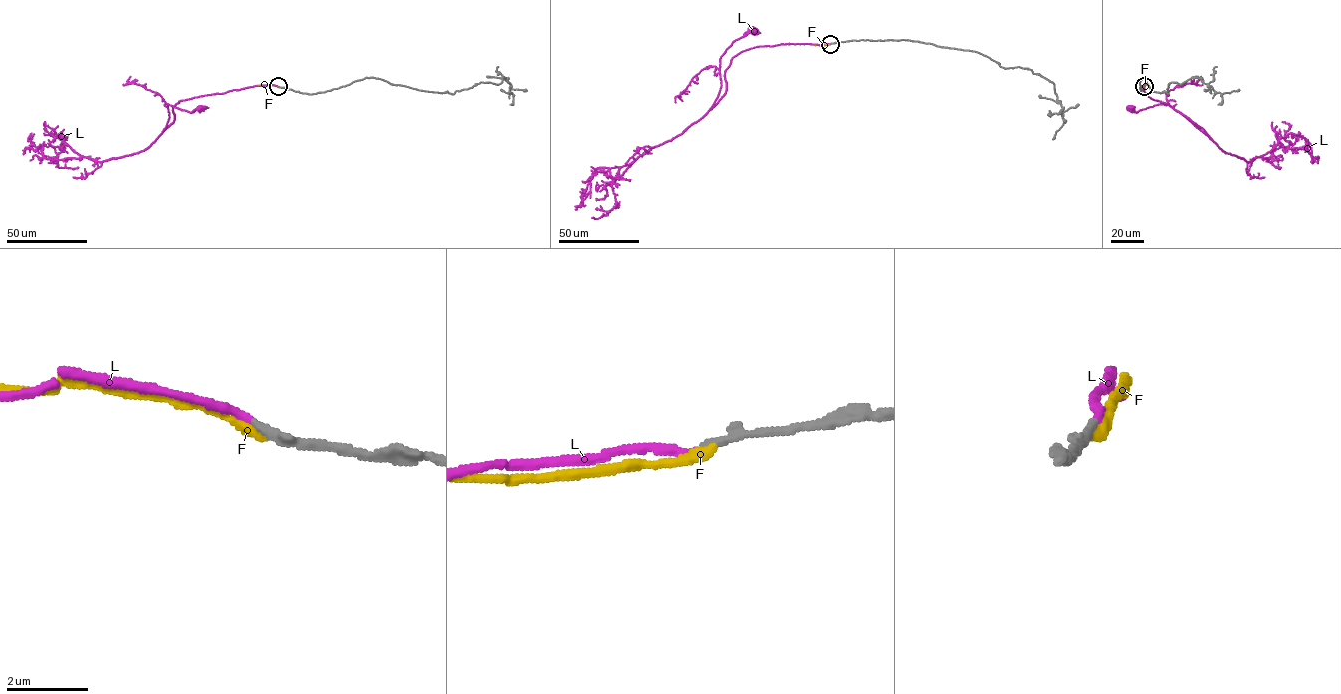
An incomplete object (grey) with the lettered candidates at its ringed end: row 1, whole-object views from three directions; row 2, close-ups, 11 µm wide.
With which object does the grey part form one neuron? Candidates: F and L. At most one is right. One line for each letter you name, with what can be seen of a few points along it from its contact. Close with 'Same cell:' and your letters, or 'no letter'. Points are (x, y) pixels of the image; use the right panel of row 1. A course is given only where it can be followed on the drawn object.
L: via (1144, 86), (1151, 98), (1167, 103), (1207, 134), (1169, 105), (1154, 105), (1137, 112), (1130, 108)
Same cell: L

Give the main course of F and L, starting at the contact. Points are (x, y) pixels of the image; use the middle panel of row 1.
F: (830, 44), (809, 44)
L: (830, 44), (780, 44), (741, 51), (725, 71), (726, 92), (712, 107), (720, 91), (720, 58), (753, 30)

